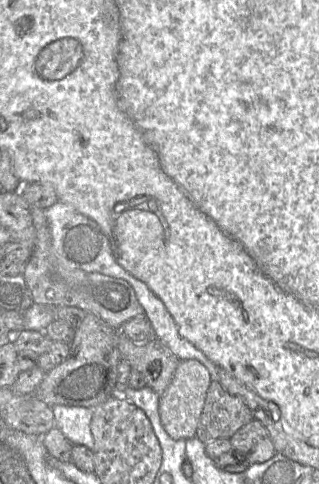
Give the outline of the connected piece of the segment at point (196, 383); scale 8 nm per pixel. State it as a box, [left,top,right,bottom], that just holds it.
[159,359,211,440]

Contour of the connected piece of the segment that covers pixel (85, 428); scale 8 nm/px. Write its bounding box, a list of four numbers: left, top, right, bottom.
[52,405,93,451]

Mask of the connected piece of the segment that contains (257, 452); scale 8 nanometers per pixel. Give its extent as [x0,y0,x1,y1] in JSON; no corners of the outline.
[230,419,276,464]

